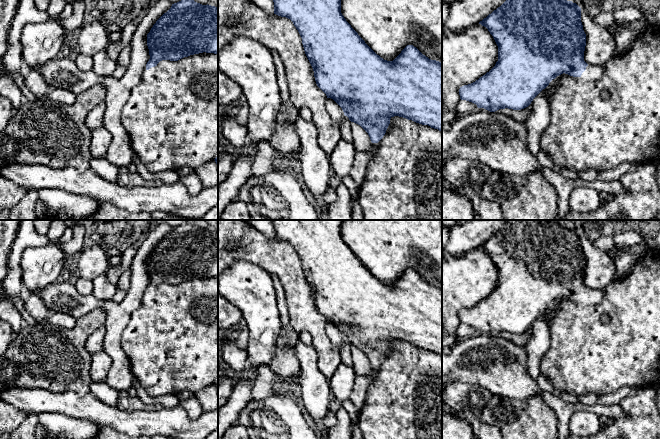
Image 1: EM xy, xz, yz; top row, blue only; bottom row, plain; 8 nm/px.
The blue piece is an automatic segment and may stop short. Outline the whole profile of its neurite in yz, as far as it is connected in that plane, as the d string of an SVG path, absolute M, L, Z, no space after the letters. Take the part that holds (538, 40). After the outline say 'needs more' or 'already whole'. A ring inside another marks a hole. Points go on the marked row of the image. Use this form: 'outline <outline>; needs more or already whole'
outline M506 0L486 18L479 22L486 27L498 46L498 61L495 66L475 82L459 89L461 100L466 100L490 112L499 109L521 110L557 76L565 73L583 80L600 79L605 64L588 65L584 61L586 34L581 22L581 8L567 0Z; needs more

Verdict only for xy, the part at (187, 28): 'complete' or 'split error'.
split error

